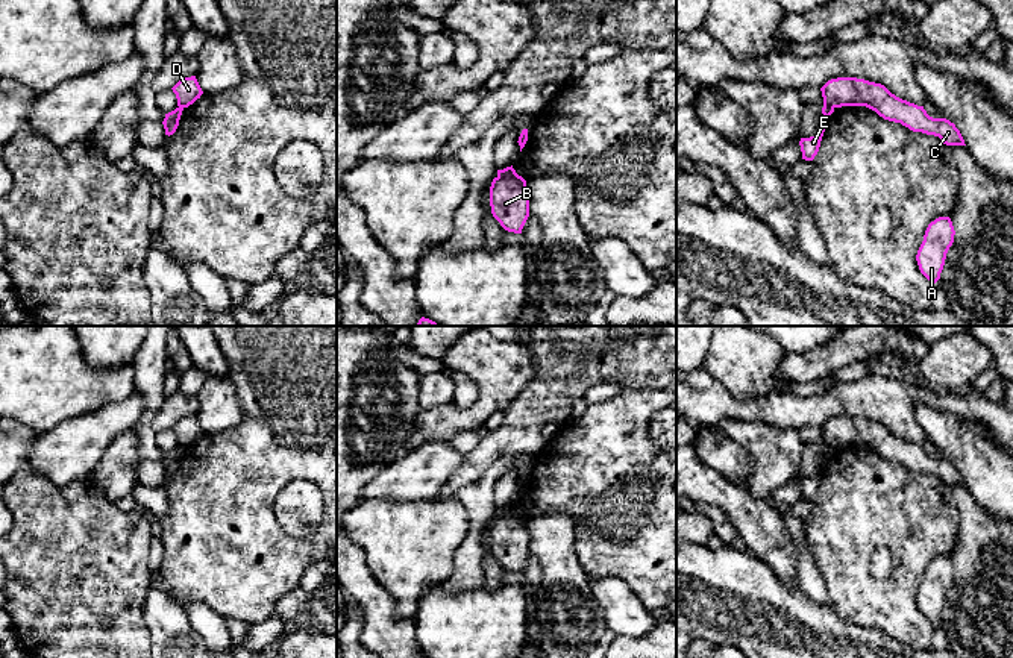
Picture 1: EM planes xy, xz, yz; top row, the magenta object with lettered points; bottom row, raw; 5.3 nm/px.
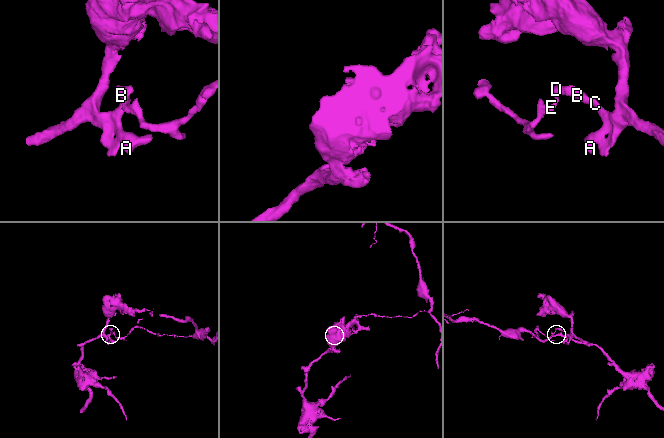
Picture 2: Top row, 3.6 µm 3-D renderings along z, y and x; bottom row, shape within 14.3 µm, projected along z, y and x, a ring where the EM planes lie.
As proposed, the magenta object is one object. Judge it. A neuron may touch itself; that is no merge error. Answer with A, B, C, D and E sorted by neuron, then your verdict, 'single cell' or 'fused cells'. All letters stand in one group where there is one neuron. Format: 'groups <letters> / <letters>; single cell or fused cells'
groups A B C D / E; fused cells

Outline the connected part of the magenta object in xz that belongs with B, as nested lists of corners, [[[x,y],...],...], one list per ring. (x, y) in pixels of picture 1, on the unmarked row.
[[[513,505],[497,509],[490,526],[490,546],[493,556],[505,570],[522,573],[529,556],[529,532],[526,520]]]

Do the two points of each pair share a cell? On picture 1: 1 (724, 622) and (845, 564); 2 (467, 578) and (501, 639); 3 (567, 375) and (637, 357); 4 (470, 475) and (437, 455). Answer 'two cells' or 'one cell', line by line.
1: two cells
2: two cells
3: one cell
4: two cells

